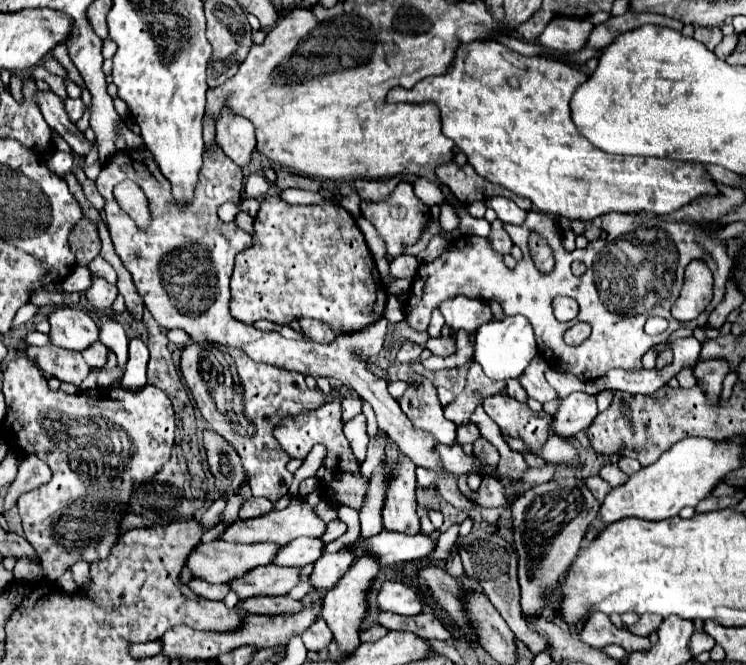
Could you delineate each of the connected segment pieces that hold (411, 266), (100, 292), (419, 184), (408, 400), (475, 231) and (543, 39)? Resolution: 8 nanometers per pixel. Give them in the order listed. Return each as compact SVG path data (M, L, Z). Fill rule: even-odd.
M400 255L390 263L392 275L396 279L406 279L406 275L414 275L418 269L418 259L414 255Z
M92 277L92 285L90 285L90 289L86 289L84 295L92 303L94 309L106 311L106 309L112 307L112 303L114 303L114 299L118 295L118 289L116 289L116 285L108 283L102 277Z
M424 177L414 179L414 193L430 207L430 205L440 205L446 201L446 197L440 193L440 187Z
M412 375L408 383L410 389L398 399L402 411L412 425L434 425L436 439L442 439L444 445L452 445L456 441L456 425L444 417L434 385L418 375Z
M456 207L456 211L460 215L460 227L458 227L460 233L464 233L464 235L484 235L484 237L490 235L492 227L490 227L490 223L486 219L474 219L462 207Z
M556 17L546 25L538 41L544 47L552 47L558 51L578 51L586 43L590 31L592 31L590 19Z

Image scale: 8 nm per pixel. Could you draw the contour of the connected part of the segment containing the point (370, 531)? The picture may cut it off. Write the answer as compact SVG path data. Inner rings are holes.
M376 469L370 477L370 493L368 501L360 513L360 537L372 537L380 533L382 527L382 503L384 503L384 471Z

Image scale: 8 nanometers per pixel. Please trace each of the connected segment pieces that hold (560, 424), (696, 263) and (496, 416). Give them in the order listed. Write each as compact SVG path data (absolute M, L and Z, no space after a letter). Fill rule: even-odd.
M576 391L562 399L558 413L554 413L550 431L562 437L574 437L582 429L586 429L594 421L596 415L598 415L596 395Z
M694 259L692 263L688 263L684 287L680 291L680 297L672 305L672 315L680 321L696 319L712 301L712 285L712 271L702 259Z
M506 393L484 399L482 407L504 435L522 439L530 453L536 453L548 441L548 421L552 421L550 413L534 413L526 403L520 403Z

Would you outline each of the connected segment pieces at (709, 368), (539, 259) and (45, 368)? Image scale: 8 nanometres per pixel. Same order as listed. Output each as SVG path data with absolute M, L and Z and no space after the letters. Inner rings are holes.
M716 359L698 361L692 371L694 377L698 379L698 385L704 389L704 393L708 393L708 405L716 405L716 399L722 391L722 381L730 373L728 361L716 361Z
M532 235L532 239L530 239L530 249L532 249L532 257L534 257L536 267L538 267L540 271L544 271L544 273L552 271L552 267L554 267L552 251L550 251L550 247L548 247L540 237Z
M26 345L24 353L48 377L80 385L88 375L88 365L80 353L68 353L68 349L60 349L56 345Z

